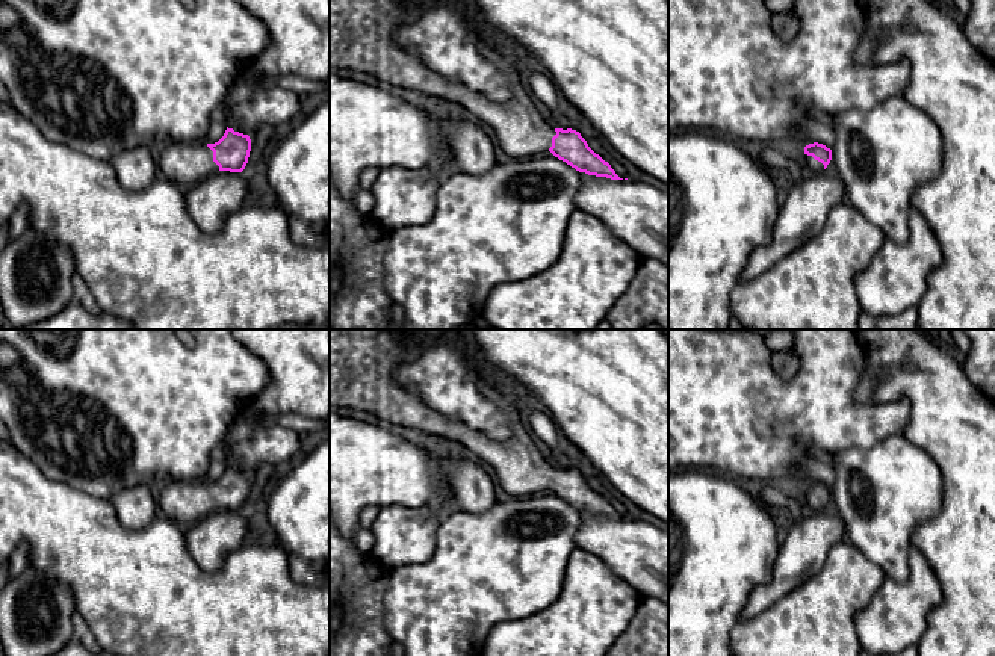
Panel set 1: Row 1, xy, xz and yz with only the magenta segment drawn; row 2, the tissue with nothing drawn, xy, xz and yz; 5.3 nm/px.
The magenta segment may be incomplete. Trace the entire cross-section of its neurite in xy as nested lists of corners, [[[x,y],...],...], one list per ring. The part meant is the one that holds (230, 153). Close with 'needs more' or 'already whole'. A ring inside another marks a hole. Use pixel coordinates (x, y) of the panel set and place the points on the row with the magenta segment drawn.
[[[227,127],[215,144],[165,144],[157,168],[165,178],[188,189],[218,171],[242,172],[250,151],[250,136]]]; needs more

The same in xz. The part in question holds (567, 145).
[[[330,0],[330,68],[363,71],[390,85],[404,86],[443,101],[460,104],[481,121],[490,124],[496,130],[501,150],[514,159],[549,150],[555,157],[579,172],[623,180],[608,162],[588,147],[579,132],[556,128],[544,115],[535,112],[531,104],[531,95],[519,73],[513,71],[494,53],[488,53],[490,59],[511,76],[513,97],[507,103],[496,103],[481,92],[470,91],[458,80],[451,80],[431,71],[411,48],[398,44],[395,41],[396,27],[402,23],[414,21],[420,17],[425,6],[436,2],[437,0]]]; needs more

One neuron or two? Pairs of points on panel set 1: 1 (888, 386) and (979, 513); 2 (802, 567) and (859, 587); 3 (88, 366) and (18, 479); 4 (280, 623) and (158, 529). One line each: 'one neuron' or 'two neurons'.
1: one neuron
2: two neurons
3: two neurons
4: one neuron

